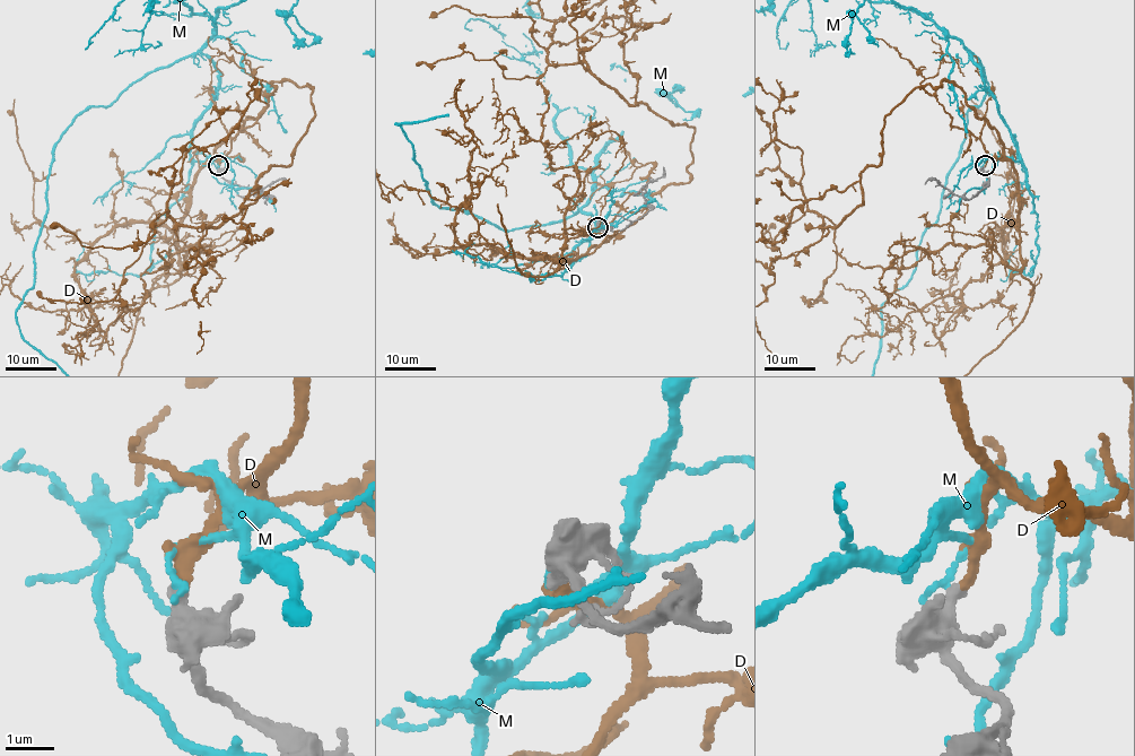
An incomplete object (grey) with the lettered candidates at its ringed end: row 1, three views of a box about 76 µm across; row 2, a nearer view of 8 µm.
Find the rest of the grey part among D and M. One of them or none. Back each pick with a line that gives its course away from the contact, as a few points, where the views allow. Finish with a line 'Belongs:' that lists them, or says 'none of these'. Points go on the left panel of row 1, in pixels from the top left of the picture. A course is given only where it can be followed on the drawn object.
Belongs: D

